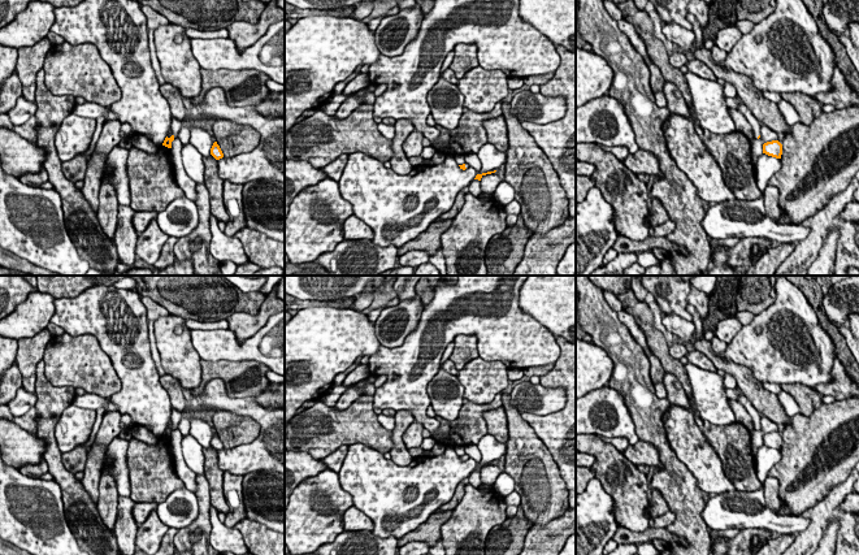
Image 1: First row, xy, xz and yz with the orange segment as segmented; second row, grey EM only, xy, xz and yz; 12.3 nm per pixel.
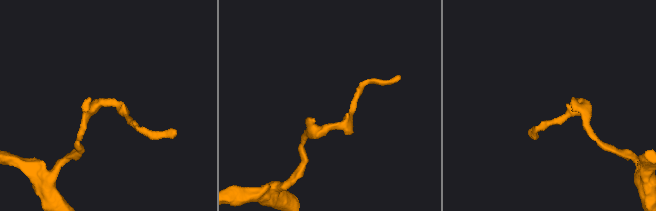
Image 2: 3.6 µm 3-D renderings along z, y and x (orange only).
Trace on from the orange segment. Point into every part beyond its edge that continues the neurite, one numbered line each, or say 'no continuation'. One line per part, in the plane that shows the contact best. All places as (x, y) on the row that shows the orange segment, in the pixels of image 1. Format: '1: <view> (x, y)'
1: xy (176, 125)

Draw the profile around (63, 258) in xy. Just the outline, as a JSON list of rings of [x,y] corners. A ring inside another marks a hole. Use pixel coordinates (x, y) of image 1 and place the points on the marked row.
[[[0,161],[0,247],[31,264],[61,276],[86,276],[90,265],[71,242],[60,194],[53,188],[23,185],[6,174]]]

